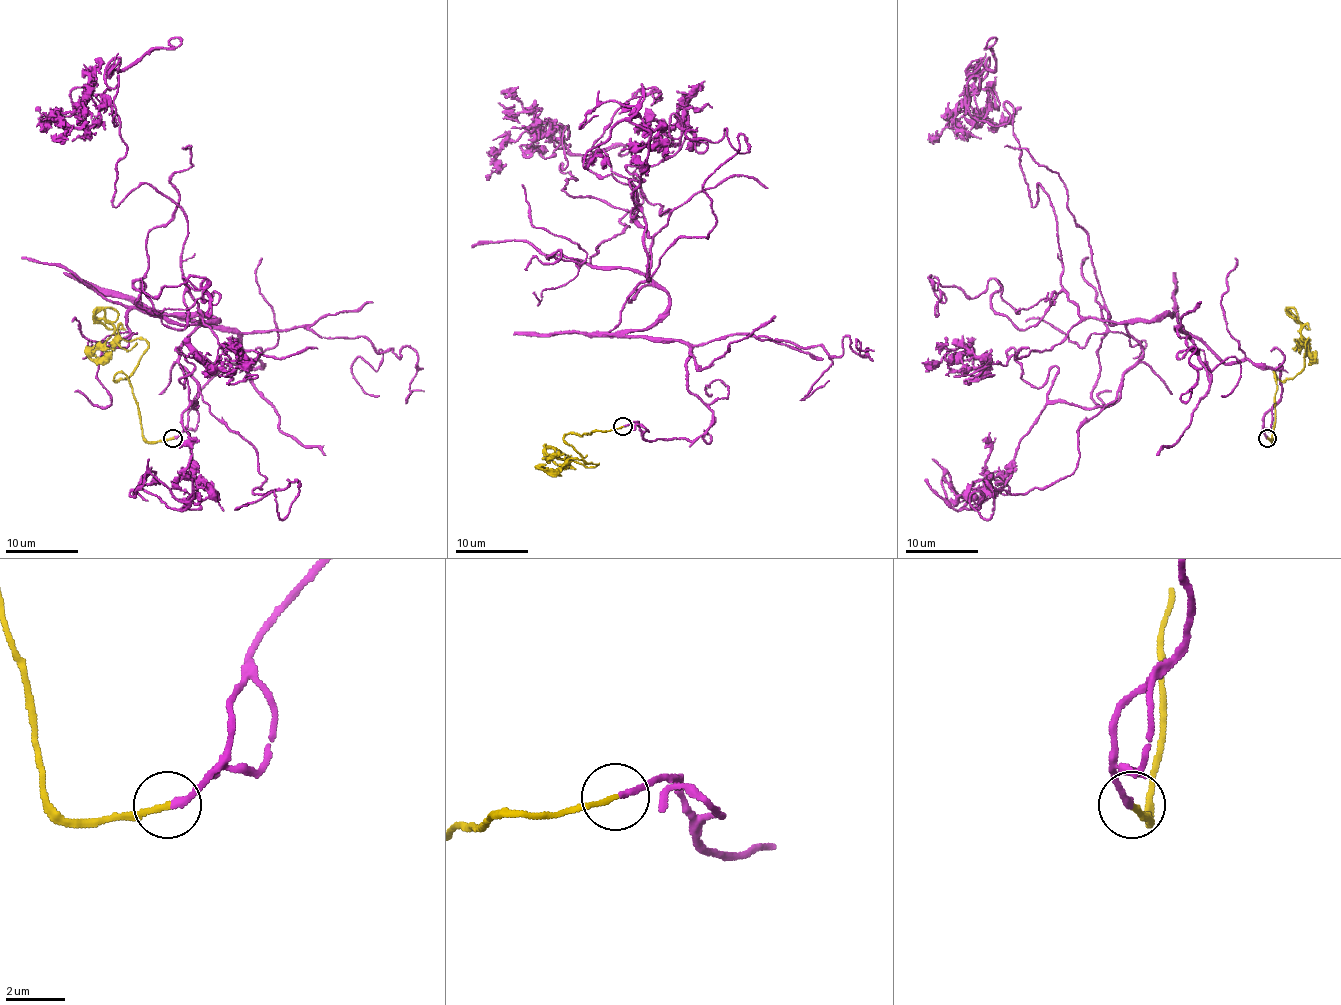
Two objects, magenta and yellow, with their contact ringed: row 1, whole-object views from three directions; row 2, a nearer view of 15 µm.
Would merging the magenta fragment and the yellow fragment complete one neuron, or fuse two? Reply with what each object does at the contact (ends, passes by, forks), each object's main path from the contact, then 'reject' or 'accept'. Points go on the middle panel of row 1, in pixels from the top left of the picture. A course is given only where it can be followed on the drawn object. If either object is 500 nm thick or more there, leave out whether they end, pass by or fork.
magenta ends; yellow ends; course magenta (624, 426), (713, 413), (689, 348), (629, 333), (667, 306), (649, 233), (562, 189), (564, 127), (626, 155); course yellow (622, 426), (564, 437), (587, 462), (598, 464), (573, 460), (553, 471), (540, 470), (546, 468); accept

